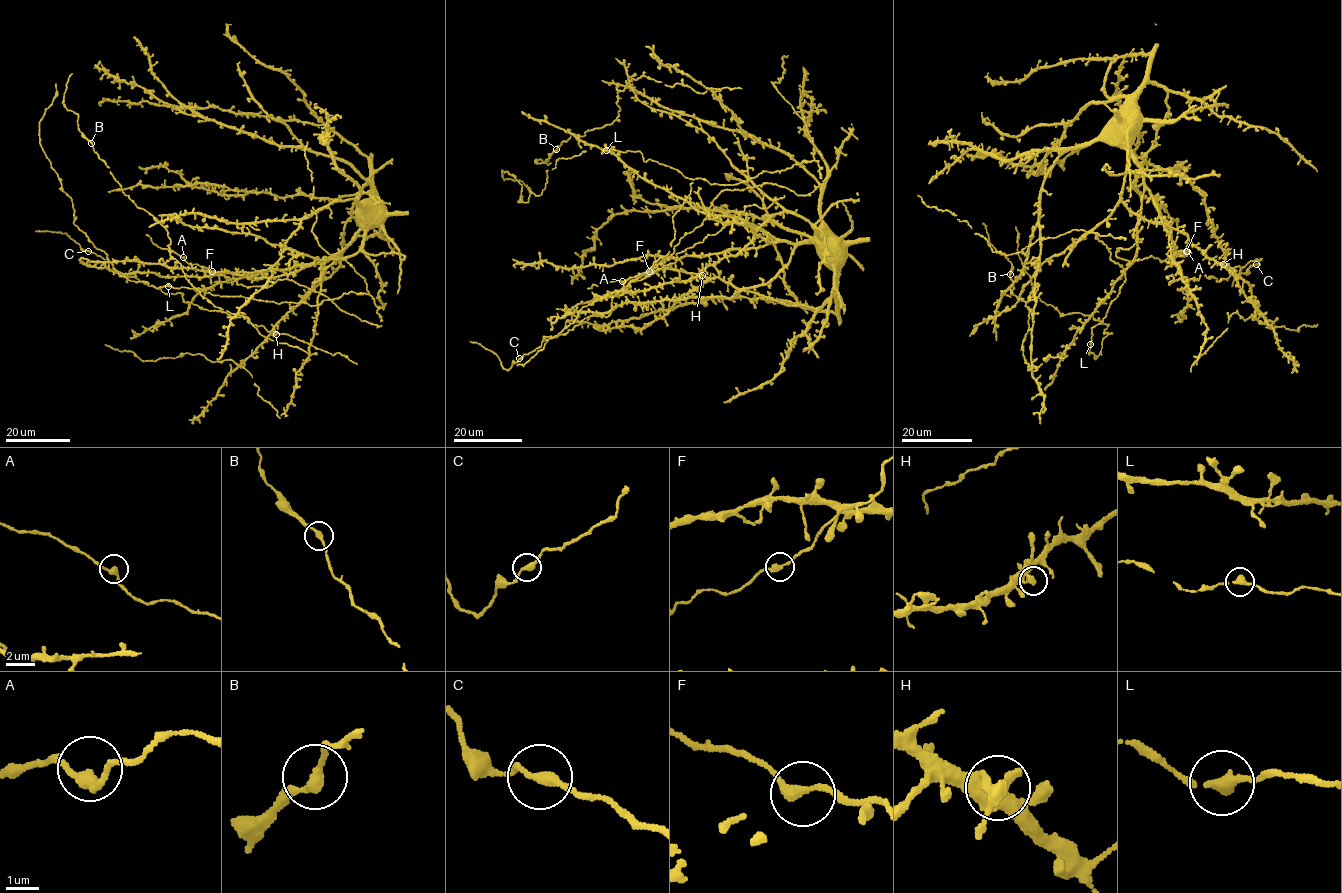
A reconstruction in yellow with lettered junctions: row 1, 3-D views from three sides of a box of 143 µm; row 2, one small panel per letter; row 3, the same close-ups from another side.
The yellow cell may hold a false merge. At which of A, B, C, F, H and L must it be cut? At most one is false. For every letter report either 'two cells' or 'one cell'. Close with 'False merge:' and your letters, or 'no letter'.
A: one cell
B: one cell
C: one cell
F: one cell
H: one cell
L: one cell
False merge: no letter

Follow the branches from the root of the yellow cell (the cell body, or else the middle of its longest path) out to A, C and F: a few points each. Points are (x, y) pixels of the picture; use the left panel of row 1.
A: (362, 206), (358, 210), (358, 229), (349, 243), (325, 262), (222, 274), (189, 264), (183, 257)
C: (362, 206), (358, 229), (324, 264), (308, 342), (185, 302), (183, 294), (166, 294), (88, 251)
F: (362, 206), (358, 210), (358, 229), (349, 243), (325, 262), (222, 274), (212, 271)

